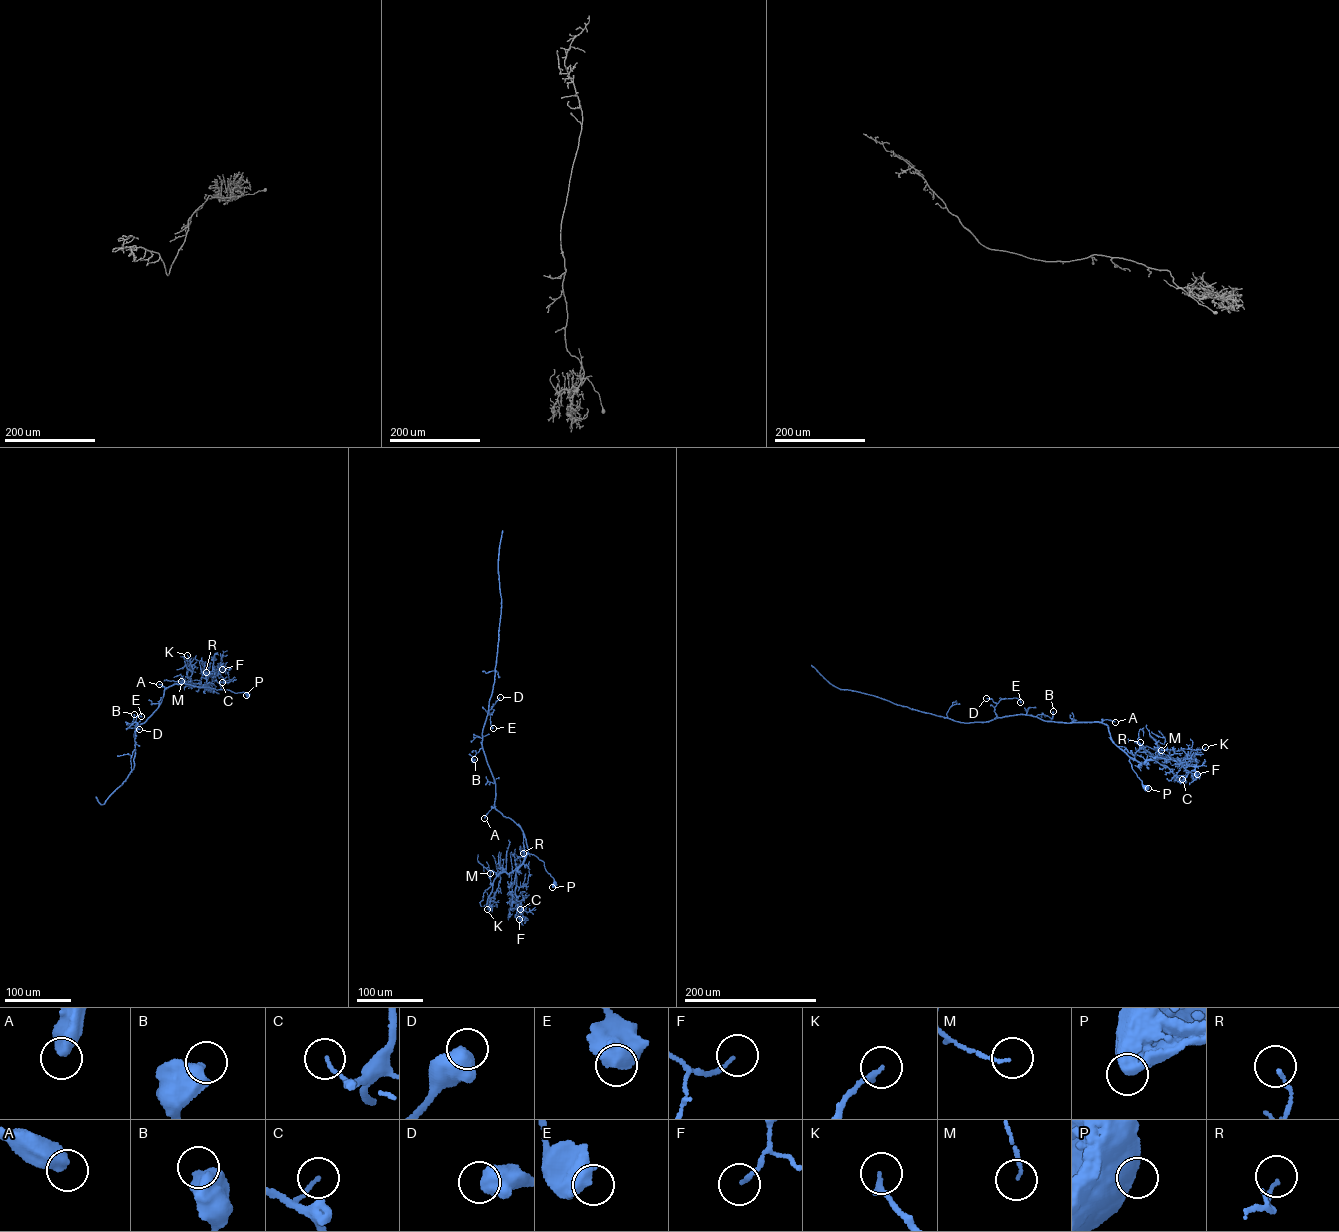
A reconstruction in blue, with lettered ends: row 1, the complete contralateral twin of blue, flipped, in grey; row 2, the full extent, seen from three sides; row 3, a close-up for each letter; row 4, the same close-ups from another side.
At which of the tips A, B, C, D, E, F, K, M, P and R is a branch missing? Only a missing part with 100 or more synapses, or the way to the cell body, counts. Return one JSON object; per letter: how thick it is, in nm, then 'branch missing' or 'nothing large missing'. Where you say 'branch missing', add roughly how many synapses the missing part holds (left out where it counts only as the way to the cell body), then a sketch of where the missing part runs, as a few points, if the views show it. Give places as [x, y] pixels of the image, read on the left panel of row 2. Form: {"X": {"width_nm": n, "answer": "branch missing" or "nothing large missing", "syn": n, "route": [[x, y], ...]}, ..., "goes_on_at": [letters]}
{"A": {"width_nm": 550, "answer": "nothing large missing"}, "B": {"width_nm": 650, "answer": "nothing large missing"}, "C": {"width_nm": 110, "answer": "nothing large missing"}, "D": {"width_nm": 650, "answer": "nothing large missing"}, "E": {"width_nm": 700, "answer": "nothing large missing"}, "F": {"width_nm": 130, "answer": "nothing large missing"}, "K": {"width_nm": 200, "answer": "nothing large missing"}, "M": {"width_nm": 80, "answer": "nothing large missing"}, "P": {"width_nm": 900, "answer": "nothing large missing"}, "R": {"width_nm": 120, "answer": "nothing large missing"}, "goes_on_at": []}

